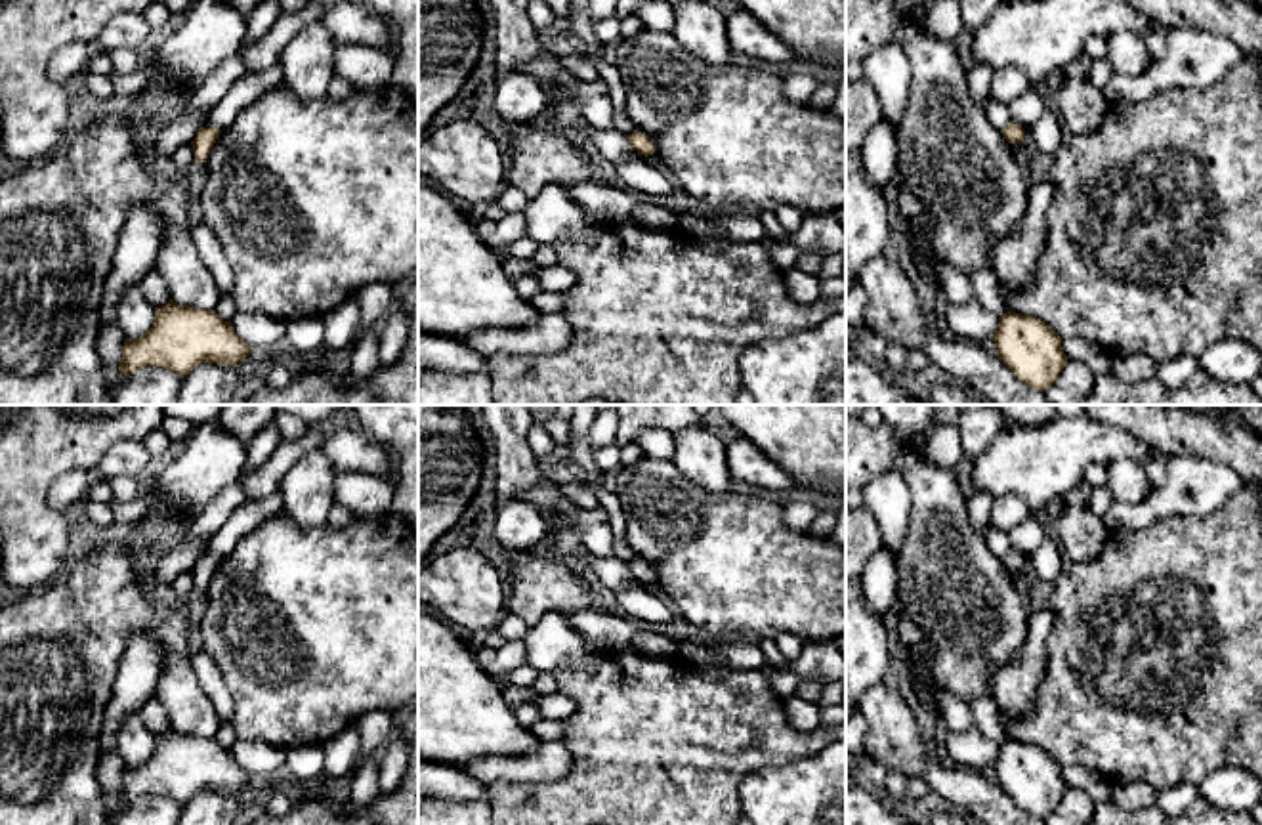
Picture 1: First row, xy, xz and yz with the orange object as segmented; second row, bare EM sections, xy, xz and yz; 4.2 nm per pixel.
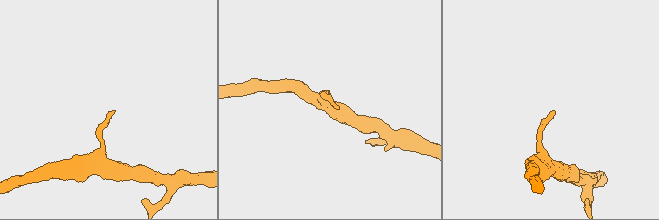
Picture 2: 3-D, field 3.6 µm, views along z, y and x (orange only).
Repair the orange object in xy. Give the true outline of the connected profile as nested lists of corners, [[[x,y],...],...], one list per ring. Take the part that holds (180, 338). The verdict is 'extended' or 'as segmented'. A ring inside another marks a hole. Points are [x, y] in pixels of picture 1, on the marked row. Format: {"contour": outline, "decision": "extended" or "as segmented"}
{"contour": [[[170,300],[155,307],[155,323],[141,338],[124,338],[118,370],[128,376],[143,367],[164,367],[183,378],[200,363],[233,369],[250,353],[252,348],[235,334],[231,321]]], "decision": "as segmented"}

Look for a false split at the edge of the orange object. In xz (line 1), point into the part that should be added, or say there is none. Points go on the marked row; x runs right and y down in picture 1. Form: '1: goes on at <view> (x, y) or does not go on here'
1: does not go on here

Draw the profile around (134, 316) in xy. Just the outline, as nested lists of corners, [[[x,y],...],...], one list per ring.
[[[139,286],[128,288],[116,304],[116,325],[126,340],[141,338],[155,323],[155,307]]]

